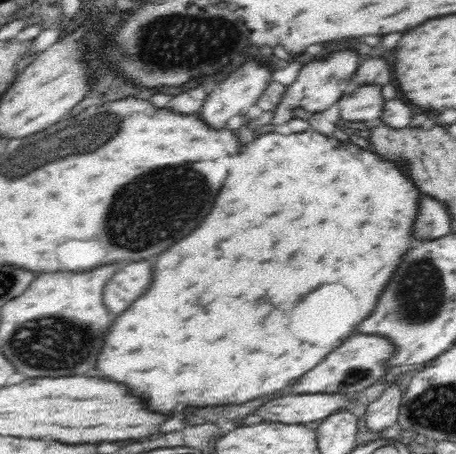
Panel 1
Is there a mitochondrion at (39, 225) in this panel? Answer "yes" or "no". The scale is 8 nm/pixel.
no

